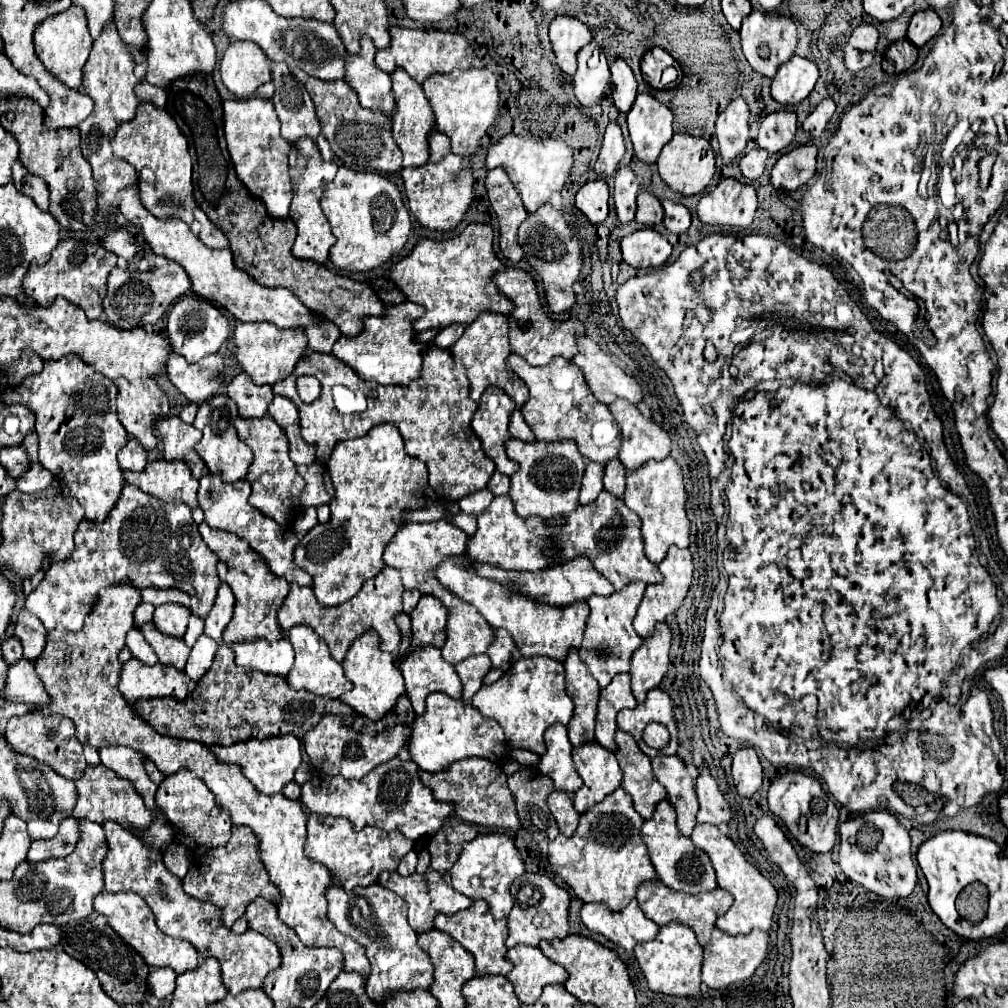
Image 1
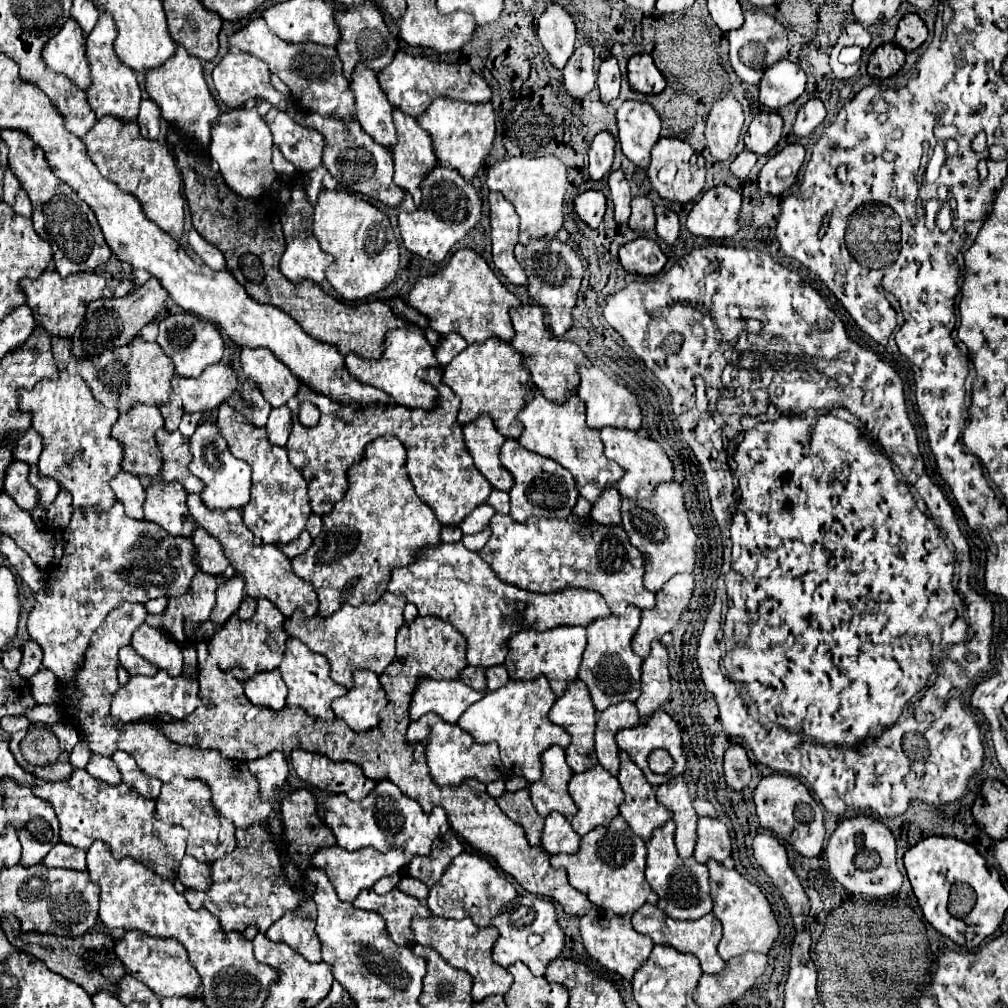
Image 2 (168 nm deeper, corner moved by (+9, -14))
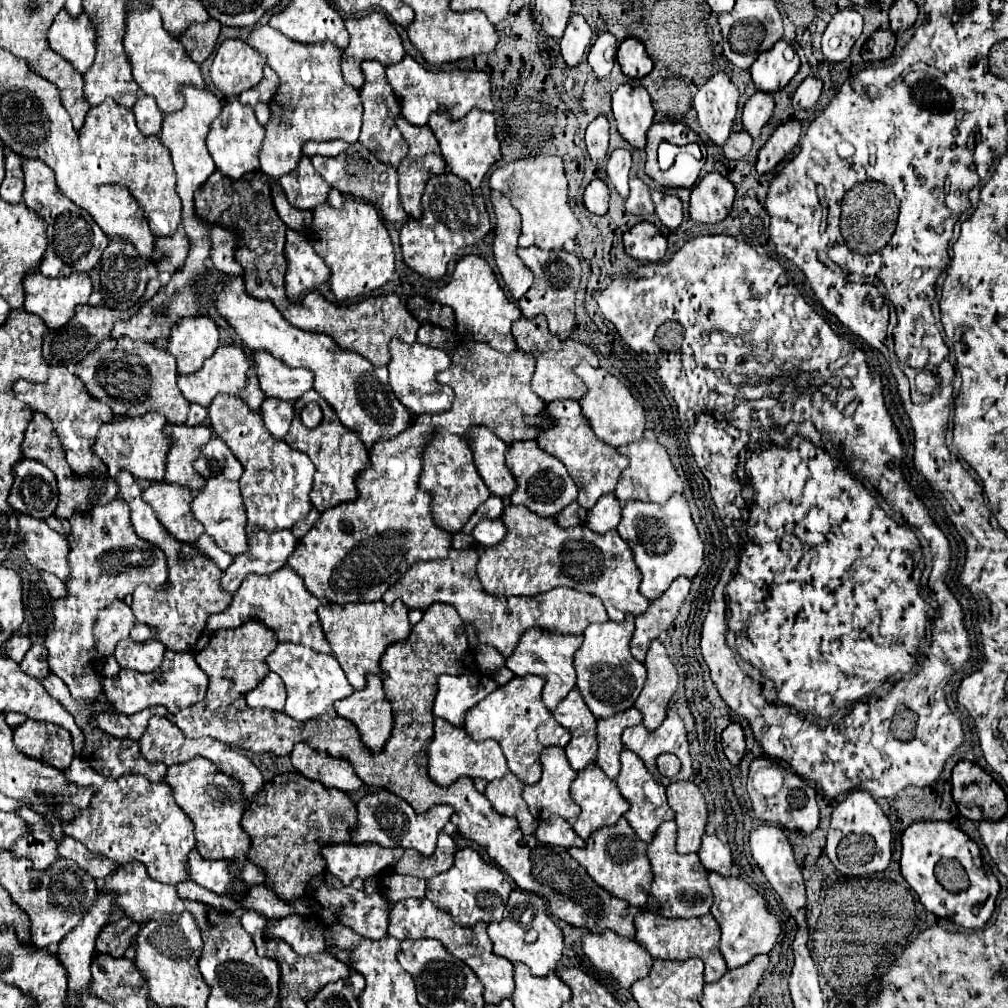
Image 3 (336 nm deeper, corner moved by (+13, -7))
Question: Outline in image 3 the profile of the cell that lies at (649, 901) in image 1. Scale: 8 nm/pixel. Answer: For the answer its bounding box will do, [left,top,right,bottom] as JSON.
[635,909,727,983]

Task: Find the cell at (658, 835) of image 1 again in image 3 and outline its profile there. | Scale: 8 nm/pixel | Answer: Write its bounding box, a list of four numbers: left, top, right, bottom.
[647,821,713,917]

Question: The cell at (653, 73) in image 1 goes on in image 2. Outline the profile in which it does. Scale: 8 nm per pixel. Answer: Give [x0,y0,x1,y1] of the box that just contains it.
[629,54,665,94]

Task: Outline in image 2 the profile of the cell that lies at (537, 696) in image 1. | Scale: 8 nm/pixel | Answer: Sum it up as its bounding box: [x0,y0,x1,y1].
[457,676,571,784]

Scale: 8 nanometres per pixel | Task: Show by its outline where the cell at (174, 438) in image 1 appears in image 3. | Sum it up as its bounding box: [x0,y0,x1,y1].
[163,423,211,489]

